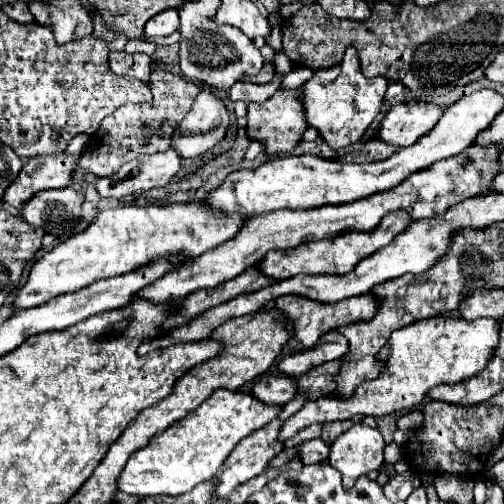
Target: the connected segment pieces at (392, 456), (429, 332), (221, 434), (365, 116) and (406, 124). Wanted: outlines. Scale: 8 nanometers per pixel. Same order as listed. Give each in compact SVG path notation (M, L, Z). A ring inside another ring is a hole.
M392 442L391 444L386 445L384 450L384 461L387 464L394 465L398 461L404 458L404 450L401 446Z
M433 316L417 320L405 328L395 330L387 344L381 348L379 358L387 360L385 372L375 380L365 380L347 398L323 396L315 402L307 402L297 414L293 414L281 428L279 438L287 440L295 432L315 424L315 422L335 422L349 420L357 414L363 416L385 416L393 412L409 412L419 408L429 396L429 390L439 384L455 384L481 372L499 344L499 322L493 318L445 318Z
M223 388L215 390L213 396L207 398L199 408L153 436L145 448L133 452L117 478L117 488L129 496L135 496L137 500L149 496L185 494L197 484L211 480L237 442L249 436L253 430L269 424L279 410L281 408L275 406L263 406L251 394Z
M347 46L345 56L337 66L327 70L317 70L315 76L303 84L301 90L303 90L307 122L309 126L319 130L323 140L333 150L355 144L371 126L375 116L381 112L387 86L389 86L389 80L385 80L385 76L365 78L359 68L357 50L353 46Z
M411 102L393 106L379 128L379 138L391 146L413 146L421 136L433 130L443 116L443 108L427 102Z

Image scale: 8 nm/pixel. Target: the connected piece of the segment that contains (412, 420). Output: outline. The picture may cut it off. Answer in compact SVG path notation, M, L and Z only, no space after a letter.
M416 410L409 412L397 420L398 429L413 429L417 428L423 422L423 415L420 411Z

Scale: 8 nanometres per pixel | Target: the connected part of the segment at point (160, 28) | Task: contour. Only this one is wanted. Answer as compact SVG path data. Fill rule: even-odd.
M165 10L153 16L145 24L145 36L157 38L157 36L169 36L175 30L179 30L179 10Z

